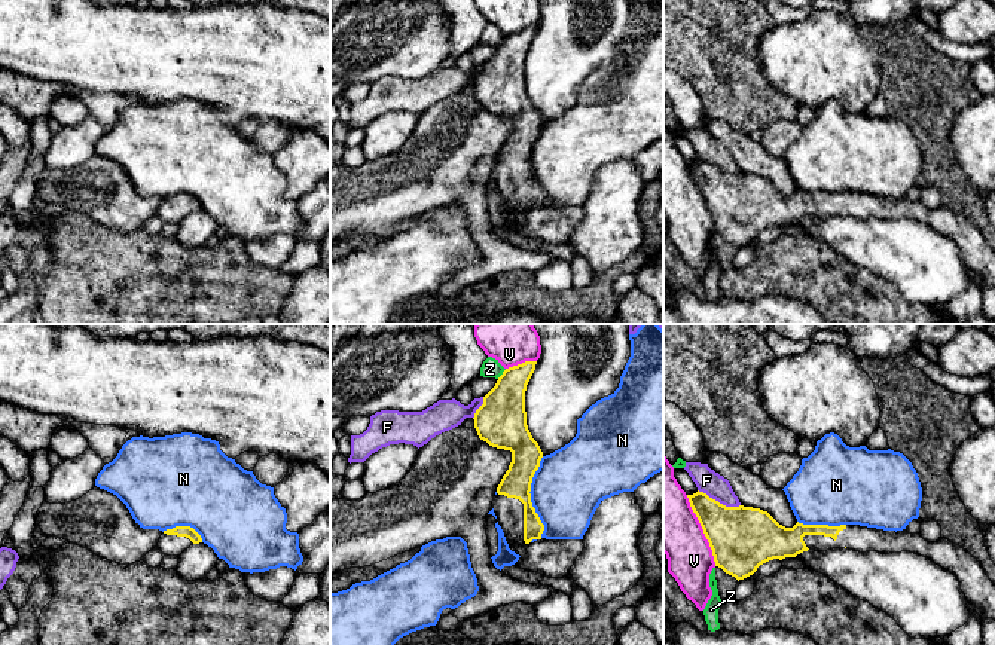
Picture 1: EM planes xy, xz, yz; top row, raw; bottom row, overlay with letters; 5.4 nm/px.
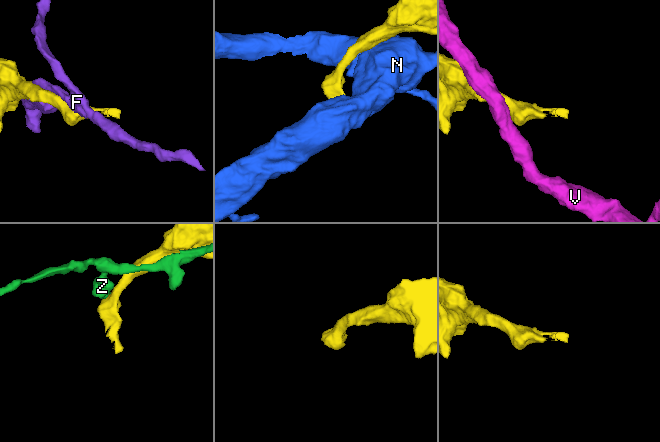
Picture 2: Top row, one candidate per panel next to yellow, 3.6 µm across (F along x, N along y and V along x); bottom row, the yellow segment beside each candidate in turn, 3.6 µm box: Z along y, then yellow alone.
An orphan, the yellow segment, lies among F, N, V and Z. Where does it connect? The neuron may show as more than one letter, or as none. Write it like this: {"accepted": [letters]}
{"accepted": []}

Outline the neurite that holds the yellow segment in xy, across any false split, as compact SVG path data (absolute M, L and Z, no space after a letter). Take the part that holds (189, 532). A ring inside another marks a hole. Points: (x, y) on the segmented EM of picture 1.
M176 526L162 532L158 548L167 556L180 556L193 544L202 542L201 535L190 526Z

